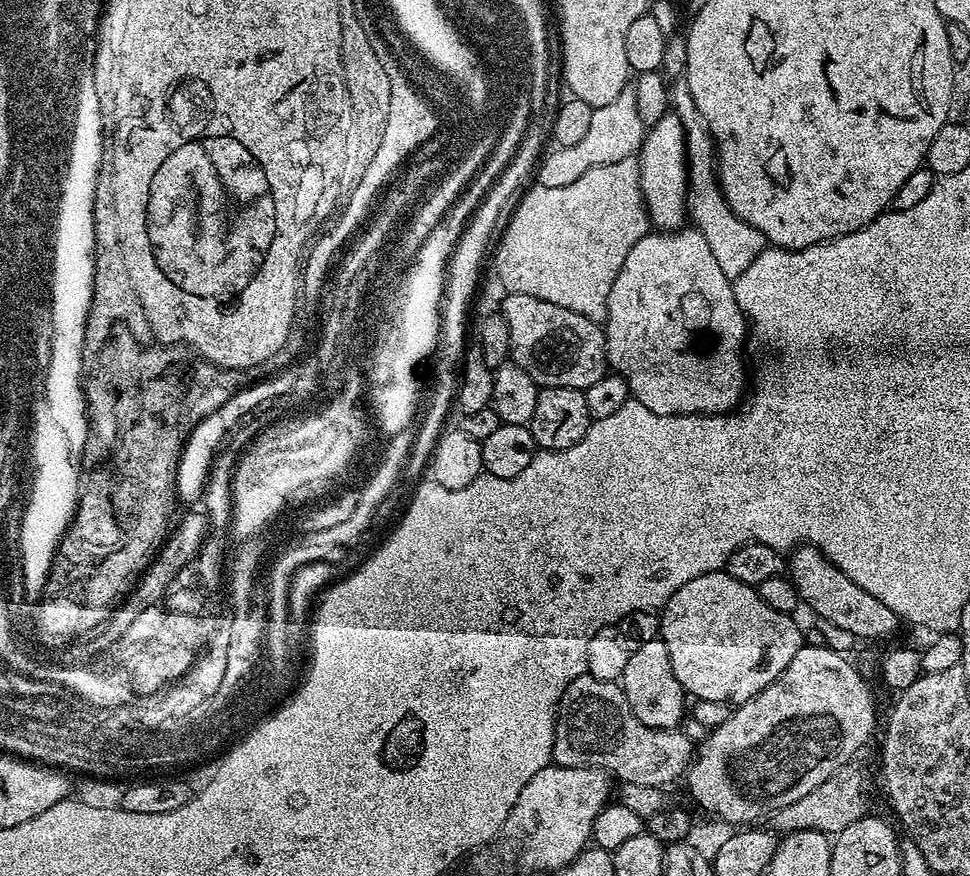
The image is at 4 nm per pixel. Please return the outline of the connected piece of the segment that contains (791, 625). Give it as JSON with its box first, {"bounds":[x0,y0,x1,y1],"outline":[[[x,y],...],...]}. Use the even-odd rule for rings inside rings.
{"bounds":[659,570,805,706],"outline":[[[726,570],[702,574],[682,590],[672,595],[659,613],[660,635],[666,650],[670,650],[670,666],[674,666],[674,678],[683,686],[689,697],[710,702],[739,706],[754,698],[766,686],[773,684],[790,666],[794,654],[805,645],[805,633],[786,612],[773,610],[762,602],[753,585],[738,582]]]}

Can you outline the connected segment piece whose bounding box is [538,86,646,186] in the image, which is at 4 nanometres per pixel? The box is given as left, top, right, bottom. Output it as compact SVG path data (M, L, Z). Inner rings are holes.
M631 86L624 88L614 102L592 109L590 126L577 144L565 148L556 146L553 152L543 153L538 164L538 183L542 186L570 186L570 182L578 182L586 170L594 170L594 166L610 166L622 162L622 158L636 156L645 131L646 126L638 115L638 102L634 102L634 90Z

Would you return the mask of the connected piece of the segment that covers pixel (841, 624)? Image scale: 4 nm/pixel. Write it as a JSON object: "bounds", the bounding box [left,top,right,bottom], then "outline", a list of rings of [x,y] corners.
{"bounds":[786,544,902,640],"outline":[[[801,544],[791,553],[786,568],[806,608],[808,604],[810,611],[817,612],[838,631],[849,632],[860,640],[884,640],[902,627],[900,616],[894,614],[890,606],[878,602],[874,594],[866,594],[858,582],[846,578],[846,574],[842,574],[842,570],[831,564],[814,545]]]}

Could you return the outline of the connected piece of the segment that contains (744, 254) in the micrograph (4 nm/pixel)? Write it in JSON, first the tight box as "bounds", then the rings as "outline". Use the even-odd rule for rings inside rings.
{"bounds":[670,78,769,282],"outline":[[[680,78],[671,85],[670,104],[684,127],[688,155],[688,215],[691,223],[702,234],[702,238],[706,238],[710,254],[714,254],[714,262],[718,262],[722,274],[726,274],[728,280],[735,282],[749,269],[758,254],[762,254],[764,249],[769,247],[768,239],[764,237],[762,230],[754,230],[750,222],[742,222],[742,218],[738,218],[738,214],[730,210],[716,175],[716,150],[712,136],[702,122],[694,100],[690,98],[687,80]]]}

